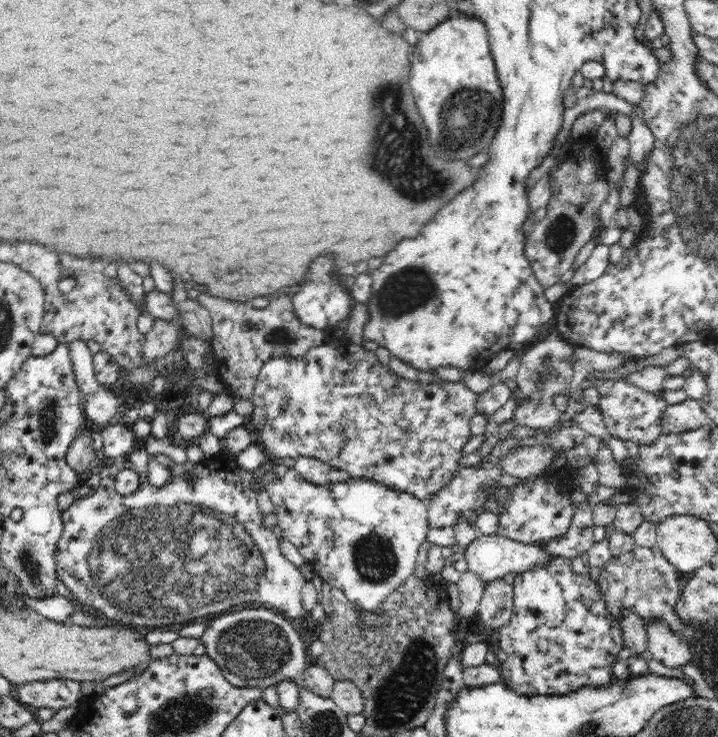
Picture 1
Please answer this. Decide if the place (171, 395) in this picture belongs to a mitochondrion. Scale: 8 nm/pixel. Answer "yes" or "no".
no

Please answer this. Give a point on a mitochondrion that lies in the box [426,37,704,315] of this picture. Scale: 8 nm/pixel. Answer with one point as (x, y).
(470, 111)

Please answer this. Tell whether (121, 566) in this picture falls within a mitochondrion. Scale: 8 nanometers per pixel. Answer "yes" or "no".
yes

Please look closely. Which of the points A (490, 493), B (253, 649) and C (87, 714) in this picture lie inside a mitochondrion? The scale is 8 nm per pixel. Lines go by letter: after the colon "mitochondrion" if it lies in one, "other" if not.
A: other
B: mitochondrion
C: other

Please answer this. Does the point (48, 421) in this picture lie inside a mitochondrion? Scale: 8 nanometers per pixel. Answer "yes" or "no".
yes

